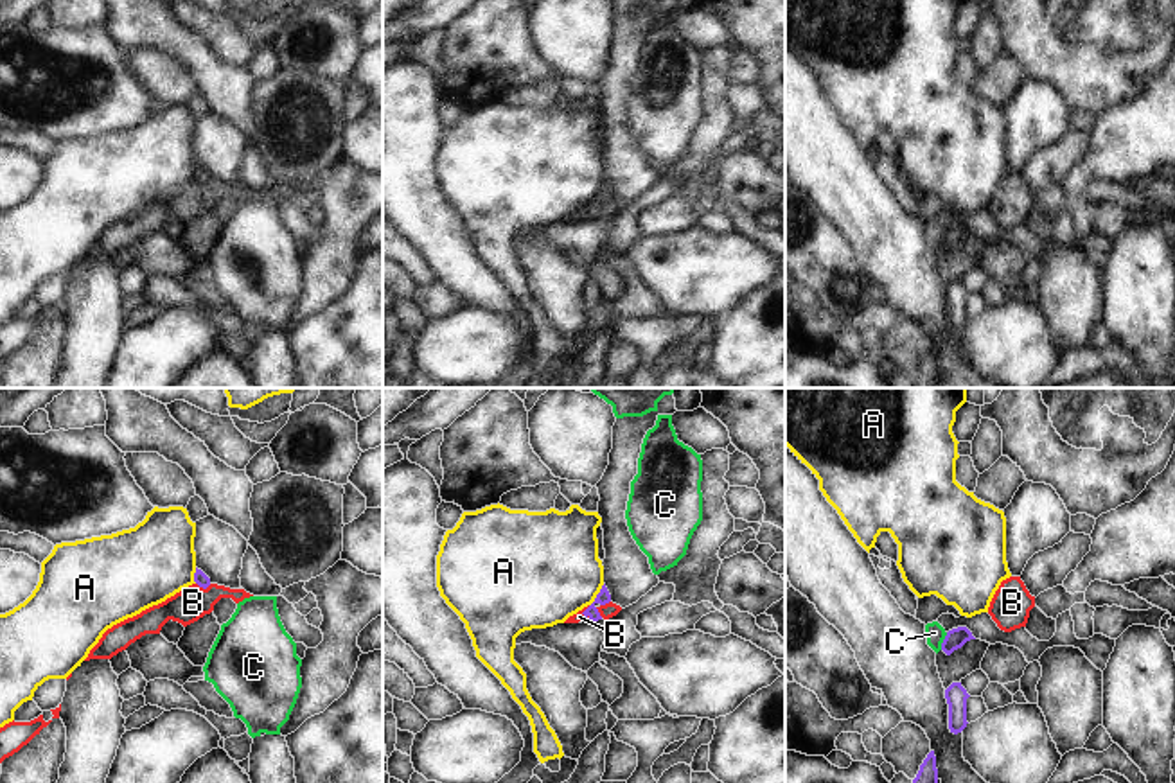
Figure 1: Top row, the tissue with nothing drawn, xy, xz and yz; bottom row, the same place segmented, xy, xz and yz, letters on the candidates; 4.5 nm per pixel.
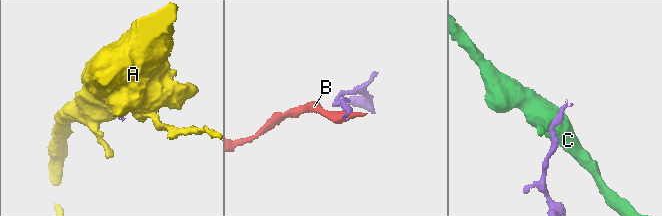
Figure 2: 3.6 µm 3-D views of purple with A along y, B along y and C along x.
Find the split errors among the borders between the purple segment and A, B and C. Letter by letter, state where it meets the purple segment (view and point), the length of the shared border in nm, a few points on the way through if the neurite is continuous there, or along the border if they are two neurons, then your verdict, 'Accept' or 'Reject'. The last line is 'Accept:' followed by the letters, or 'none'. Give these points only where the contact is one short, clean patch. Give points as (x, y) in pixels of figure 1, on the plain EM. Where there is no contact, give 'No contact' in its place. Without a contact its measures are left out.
A: Touches purple at xz (597, 193). Shared border 120 nm. Boundary: xz (604, 182), (590, 203). Reject
B: Touches purple at xy (203, 185). Shared border 70 nm. Boundary: xy (196, 180), (203, 185), (211, 182). Reject
C: Touches purple at yz (944, 239). Shared border 90 nm. Boundary: yz (947, 230), (940, 246). Reject
Accept: none.

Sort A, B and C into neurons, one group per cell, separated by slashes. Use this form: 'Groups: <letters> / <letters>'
Groups: A / B / C.

